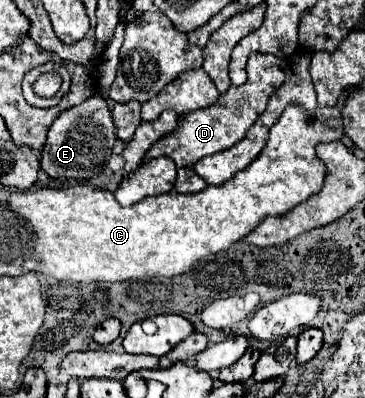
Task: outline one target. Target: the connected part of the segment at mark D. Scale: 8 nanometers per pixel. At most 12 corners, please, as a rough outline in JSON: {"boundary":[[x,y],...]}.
{"boundary":[[250,56],[248,80],[182,116],[144,160],[178,168],[240,142],[284,82],[284,60]]}

